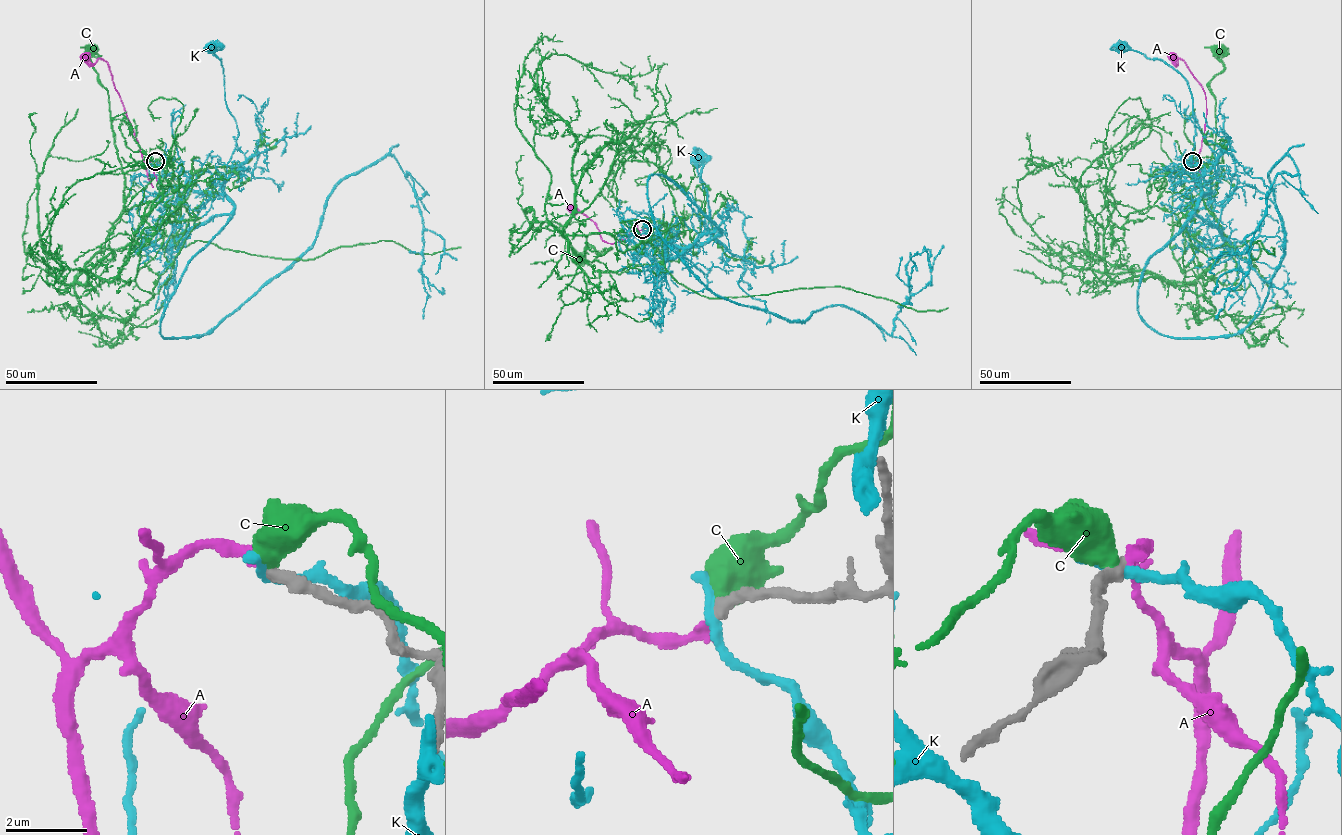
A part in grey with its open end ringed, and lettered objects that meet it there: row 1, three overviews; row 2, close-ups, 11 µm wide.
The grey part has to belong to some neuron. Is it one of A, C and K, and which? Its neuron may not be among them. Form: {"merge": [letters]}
{"merge": ["A"]}

